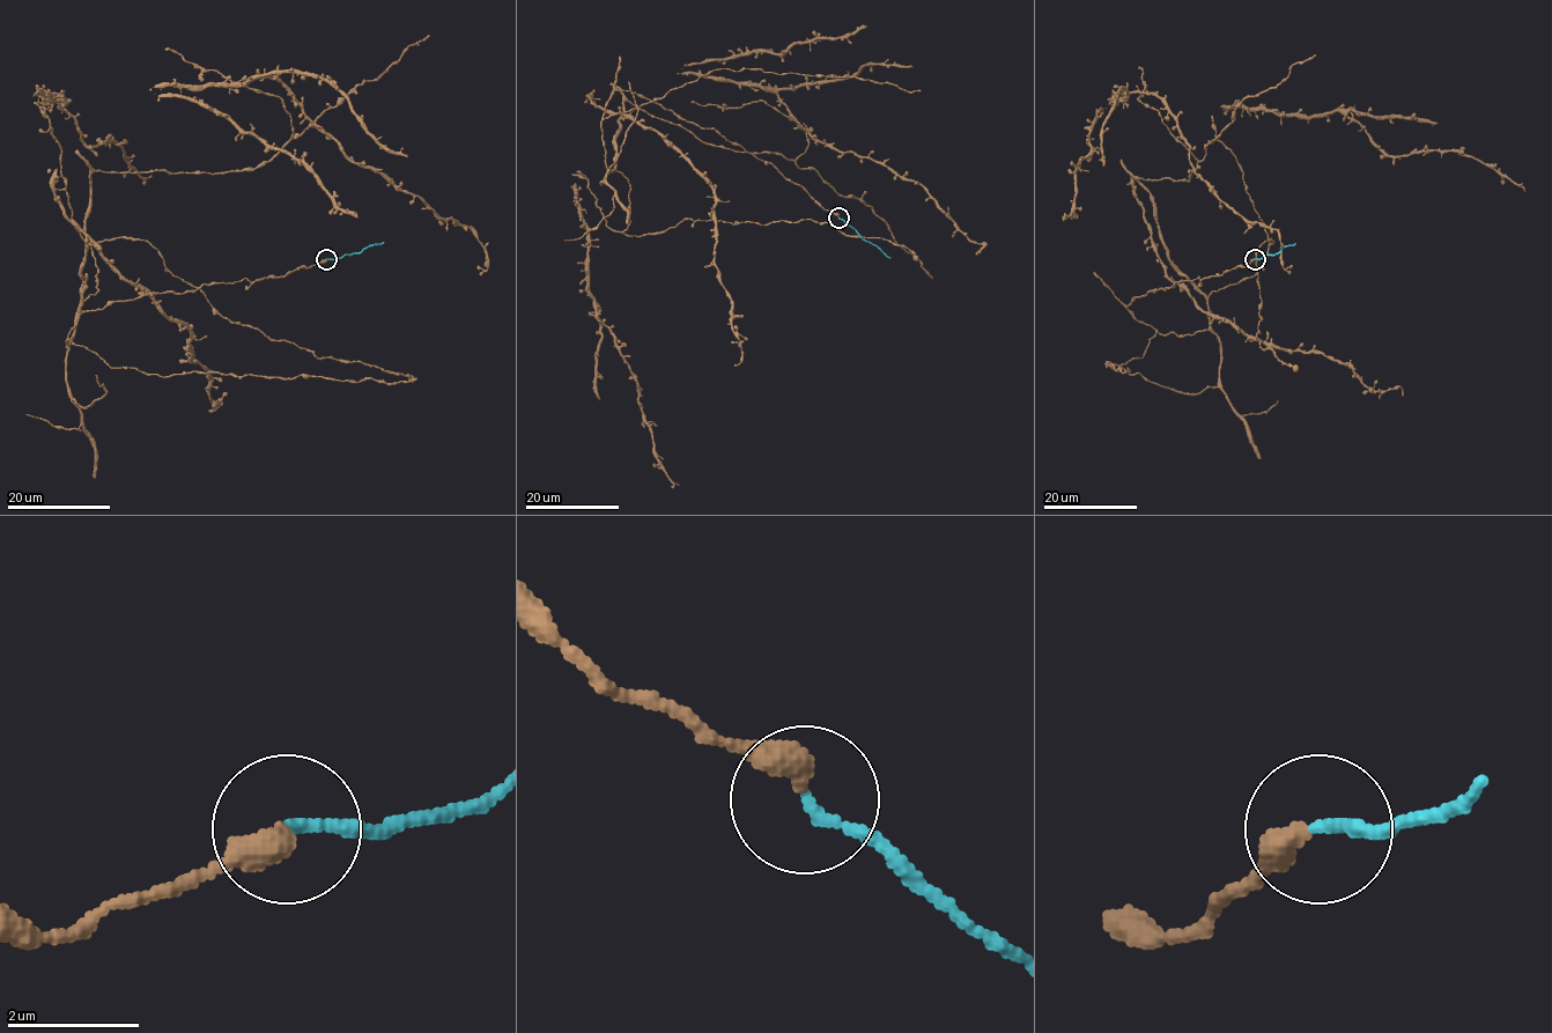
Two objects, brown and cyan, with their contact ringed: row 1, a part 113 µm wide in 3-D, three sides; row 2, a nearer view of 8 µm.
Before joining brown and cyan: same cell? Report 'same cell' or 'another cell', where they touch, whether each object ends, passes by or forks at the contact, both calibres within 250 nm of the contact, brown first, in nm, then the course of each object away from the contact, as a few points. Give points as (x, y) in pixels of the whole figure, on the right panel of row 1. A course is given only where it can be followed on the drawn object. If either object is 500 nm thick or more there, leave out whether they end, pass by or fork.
same cell | (1255, 259) | brown ends | cyan ends | 440/170 nm | brown via (1254, 259), (1128, 309), (1207, 330), (1138, 178), (1189, 181), (1197, 159), (1144, 93), (1096, 115), (1063, 221) | cyan via (1254, 259), (1276, 255), (1295, 243)

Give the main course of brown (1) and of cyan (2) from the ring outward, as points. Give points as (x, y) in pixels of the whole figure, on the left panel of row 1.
1: (326, 259), (106, 303), (66, 341), (94, 171), (255, 170), (293, 132), (271, 78), (154, 86), (357, 218)
2: (326, 259), (340, 258), (383, 242)

